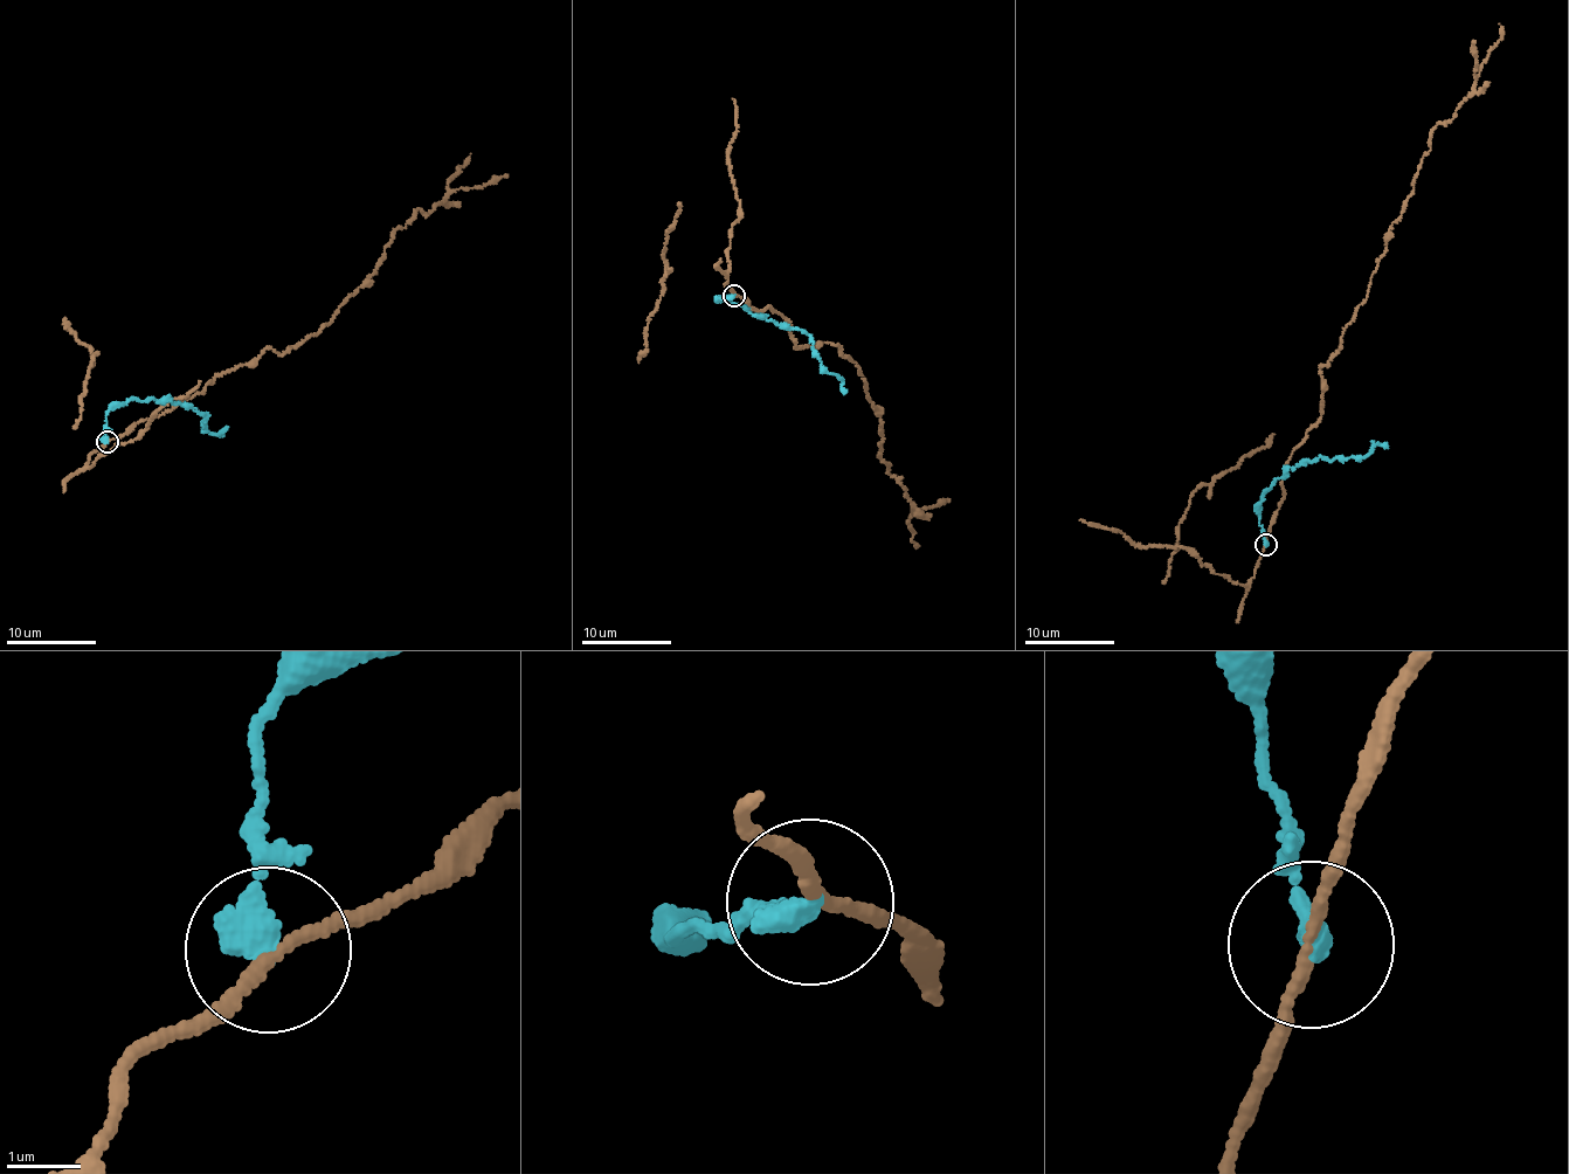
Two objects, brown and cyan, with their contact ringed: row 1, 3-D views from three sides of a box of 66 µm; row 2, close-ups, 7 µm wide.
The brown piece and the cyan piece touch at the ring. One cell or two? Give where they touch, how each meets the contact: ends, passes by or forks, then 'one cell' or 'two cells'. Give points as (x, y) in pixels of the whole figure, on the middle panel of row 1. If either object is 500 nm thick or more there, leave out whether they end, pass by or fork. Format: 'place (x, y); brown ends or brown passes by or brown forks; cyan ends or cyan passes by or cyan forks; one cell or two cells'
place (733, 295); brown passes by; cyan ends; two cells

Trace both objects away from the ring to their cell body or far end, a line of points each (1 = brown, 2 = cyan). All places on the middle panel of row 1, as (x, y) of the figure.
1: (733, 295), (781, 313), (796, 349), (820, 342), (857, 363), (882, 426), (878, 453), (912, 506), (914, 545)
2: (733, 295), (717, 299), (746, 305), (748, 312), (806, 331), (821, 365), (829, 373), (842, 377), (844, 393)

